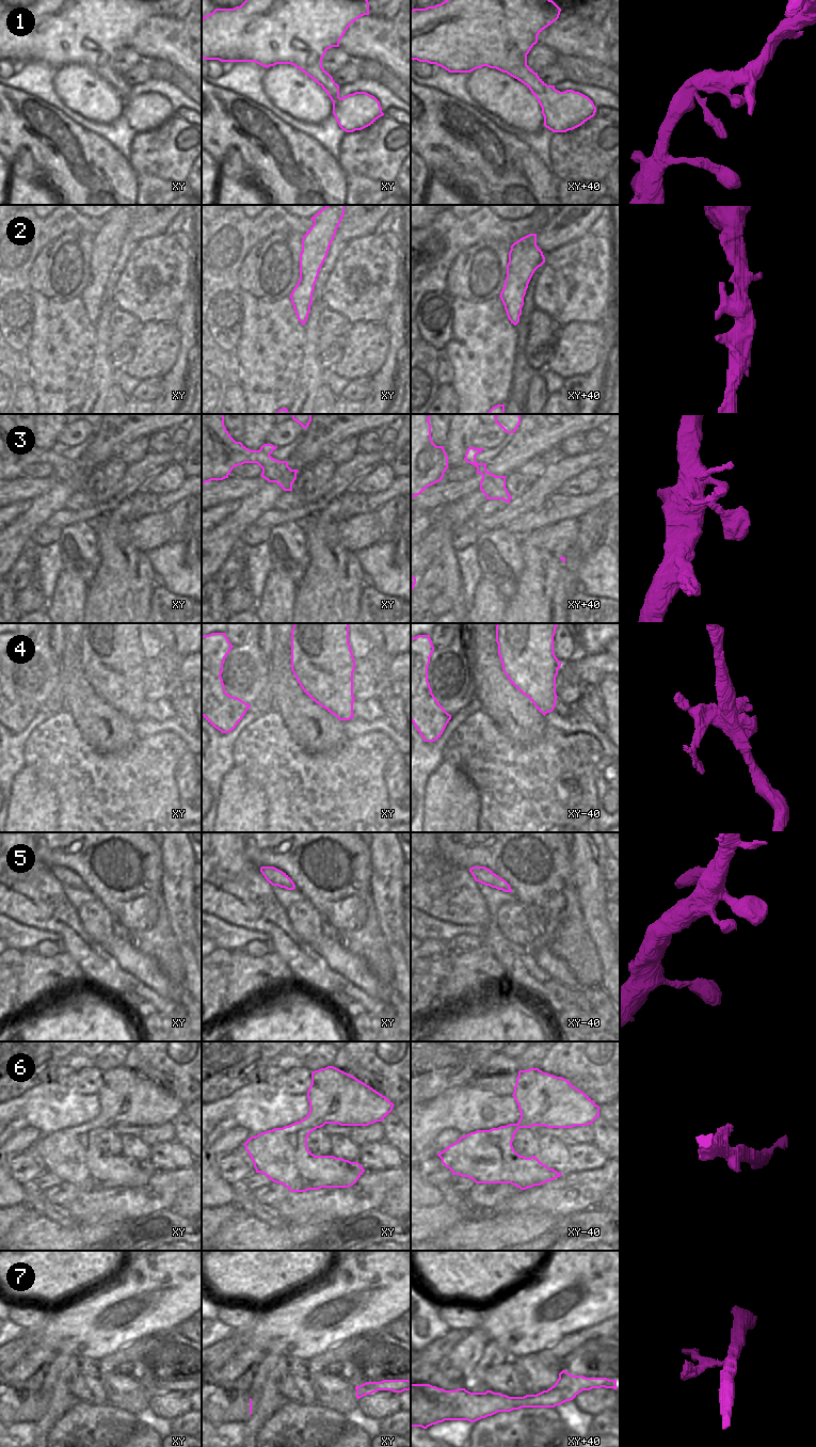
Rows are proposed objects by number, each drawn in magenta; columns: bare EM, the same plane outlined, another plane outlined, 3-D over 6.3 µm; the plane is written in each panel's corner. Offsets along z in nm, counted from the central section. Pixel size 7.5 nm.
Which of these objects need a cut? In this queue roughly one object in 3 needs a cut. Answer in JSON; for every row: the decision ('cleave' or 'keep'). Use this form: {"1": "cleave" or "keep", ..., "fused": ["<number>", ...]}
{"1": "keep", "2": "keep", "3": "keep", "4": "cleave", "5": "keep", "6": "keep", "7": "cleave", "fused": ["4", "7"]}

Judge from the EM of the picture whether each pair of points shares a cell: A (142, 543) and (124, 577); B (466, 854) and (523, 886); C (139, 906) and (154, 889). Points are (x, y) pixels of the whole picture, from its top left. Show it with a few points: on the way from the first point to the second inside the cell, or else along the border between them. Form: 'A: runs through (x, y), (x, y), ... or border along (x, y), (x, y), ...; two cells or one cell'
A: border along (129, 526), (129, 541), (146, 555); two cells
B: runs through (480, 854), (490, 854), (509, 873); one cell
C: runs through (141, 902), (149, 893); one cell

